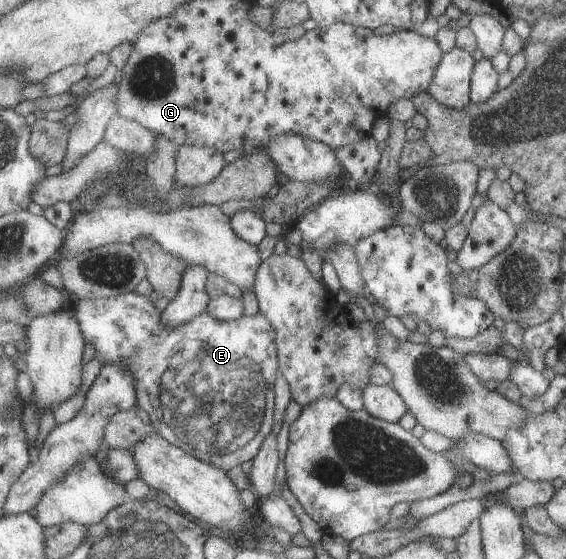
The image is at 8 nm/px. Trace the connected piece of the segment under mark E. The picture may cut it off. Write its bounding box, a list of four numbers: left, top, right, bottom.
[71,291,279,473]

